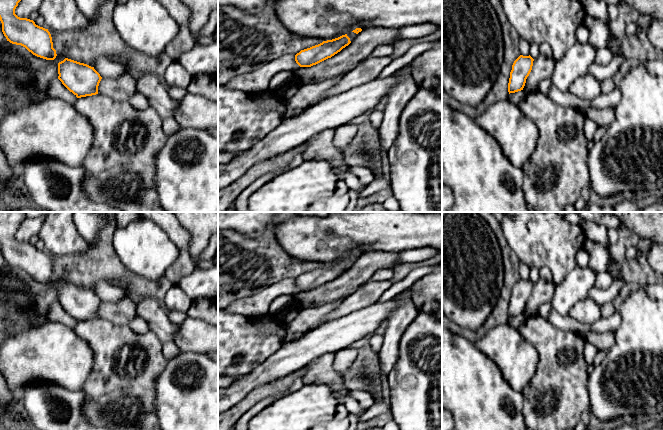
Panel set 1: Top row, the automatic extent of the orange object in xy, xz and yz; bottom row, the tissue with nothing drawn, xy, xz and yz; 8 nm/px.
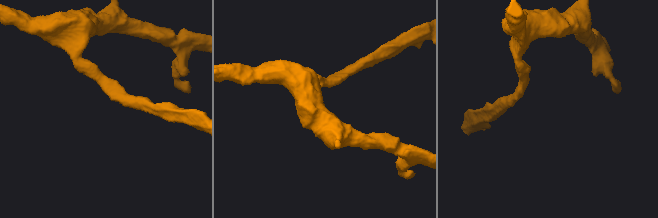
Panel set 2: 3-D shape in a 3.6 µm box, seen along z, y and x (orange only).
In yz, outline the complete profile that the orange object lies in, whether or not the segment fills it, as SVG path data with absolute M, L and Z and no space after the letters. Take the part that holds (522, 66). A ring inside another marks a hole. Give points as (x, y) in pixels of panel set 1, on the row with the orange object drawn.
M520 55L514 61L508 83L508 100L510 102L518 104L520 100L525 97L523 88L525 86L526 79L532 70L533 61L534 59L530 55Z

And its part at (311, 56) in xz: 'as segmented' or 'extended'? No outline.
extended

